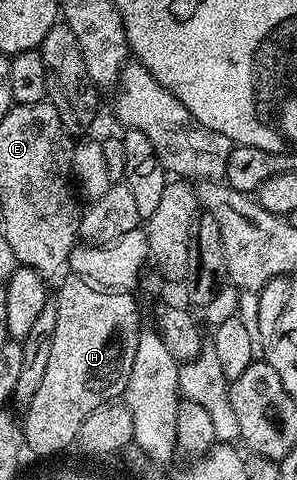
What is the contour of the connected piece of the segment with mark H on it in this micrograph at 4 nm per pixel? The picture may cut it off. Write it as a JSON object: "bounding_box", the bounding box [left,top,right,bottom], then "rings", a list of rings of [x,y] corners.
{"bounding_box":[23,275,143,458],"rings":[[[70,275],[69,280],[65,280],[61,284],[61,289],[56,289],[55,303],[57,313],[55,314],[55,338],[51,341],[51,358],[47,361],[47,371],[43,373],[43,382],[39,385],[39,390],[35,390],[35,398],[31,398],[31,402],[24,409],[25,420],[23,419],[23,431],[25,434],[24,447],[34,452],[37,458],[46,458],[48,456],[56,456],[68,448],[69,443],[79,429],[81,419],[86,414],[92,414],[95,410],[99,410],[105,404],[111,404],[123,396],[124,388],[129,386],[131,378],[131,366],[135,362],[135,350],[139,346],[139,338],[143,331],[141,325],[141,312],[137,309],[137,300],[133,297],[132,291],[115,292],[108,288],[98,288],[96,284],[89,284],[86,280],[81,280],[75,275]]]}

